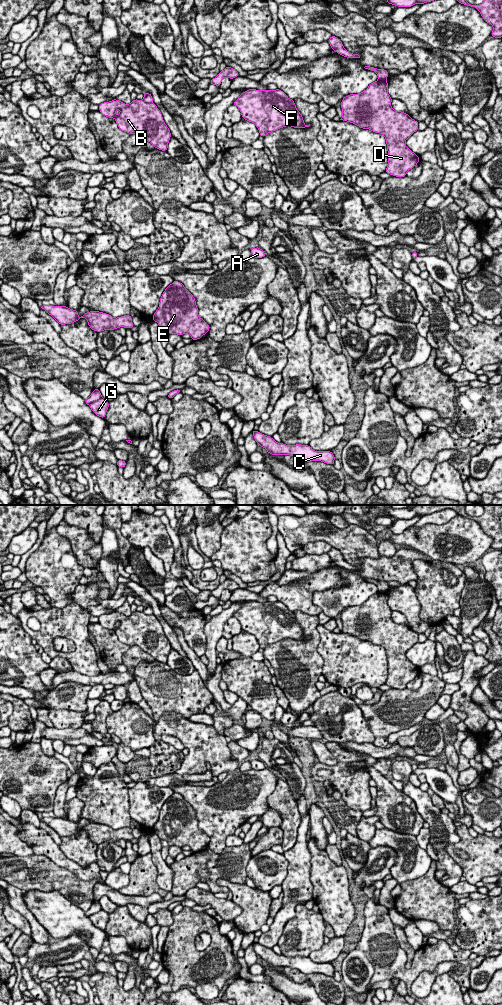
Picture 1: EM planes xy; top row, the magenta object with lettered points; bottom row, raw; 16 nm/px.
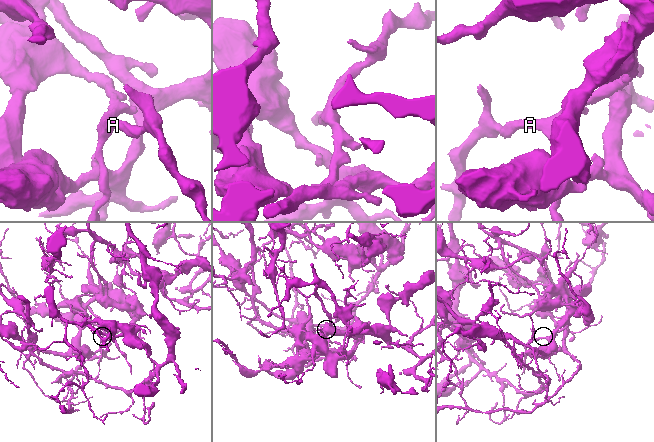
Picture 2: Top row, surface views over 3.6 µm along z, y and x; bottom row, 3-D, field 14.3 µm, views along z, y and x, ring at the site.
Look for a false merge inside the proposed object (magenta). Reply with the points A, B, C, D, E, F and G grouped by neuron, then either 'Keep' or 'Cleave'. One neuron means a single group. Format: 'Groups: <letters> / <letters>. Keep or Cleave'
Groups: A / B C D E F G. Cleave

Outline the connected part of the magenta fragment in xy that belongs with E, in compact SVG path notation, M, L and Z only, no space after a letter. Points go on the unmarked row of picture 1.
M173 793L160 809L159 819L152 829L161 840L166 840L169 846L189 846L192 852L198 852L207 846L210 838L198 827L196 812L179 793Z

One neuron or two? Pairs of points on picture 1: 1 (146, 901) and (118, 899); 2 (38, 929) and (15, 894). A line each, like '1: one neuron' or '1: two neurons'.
1: one neuron
2: one neuron

